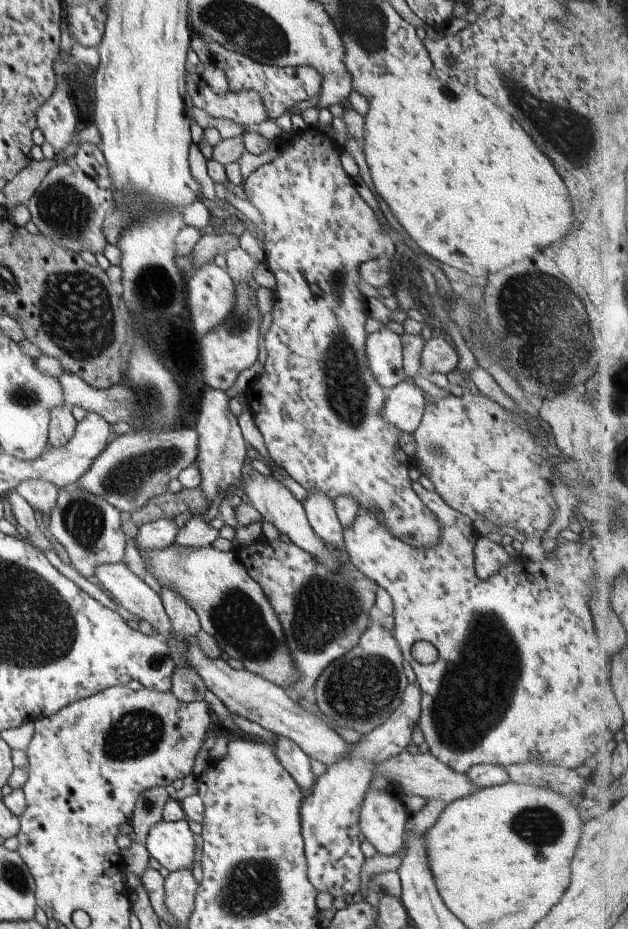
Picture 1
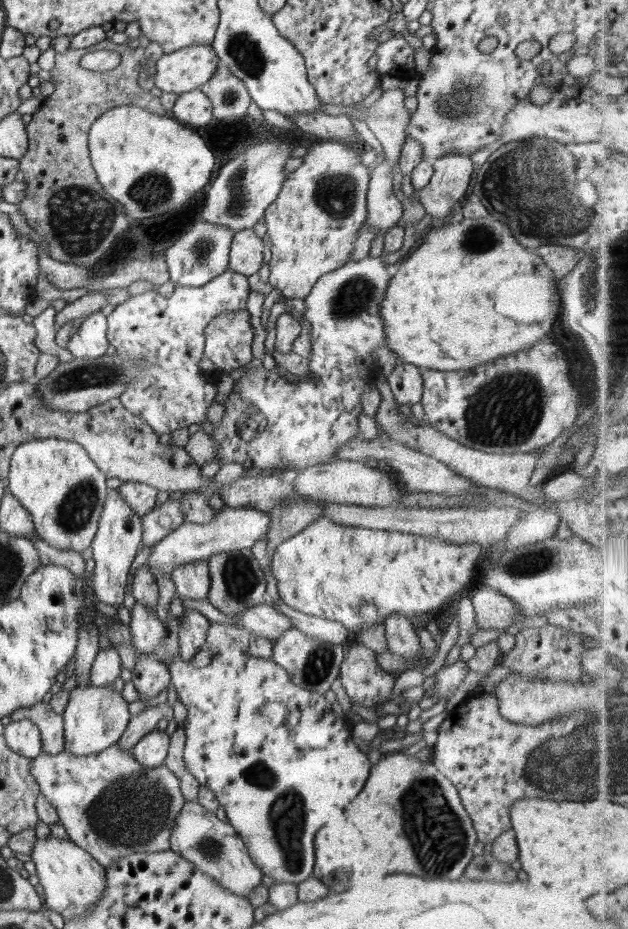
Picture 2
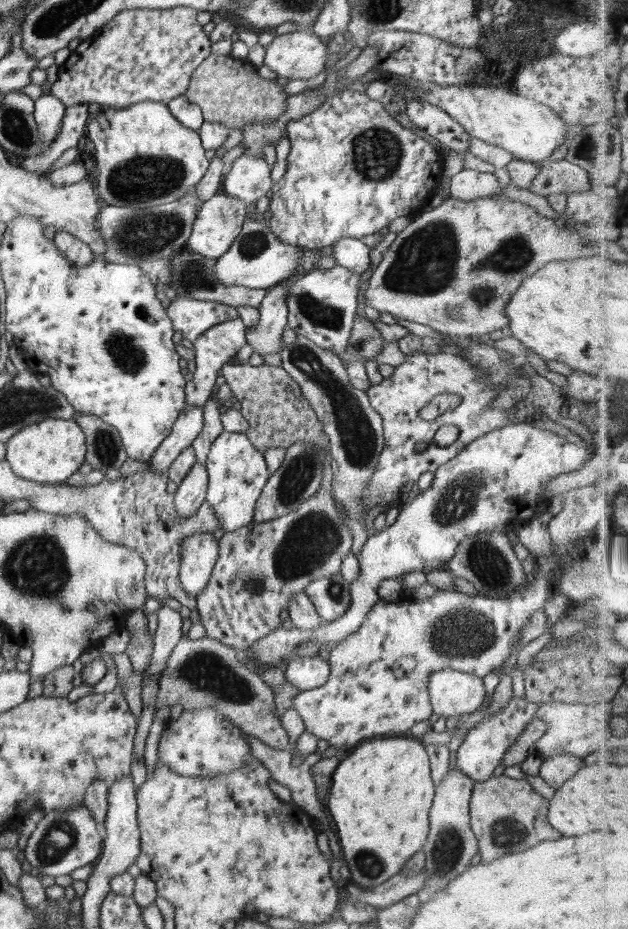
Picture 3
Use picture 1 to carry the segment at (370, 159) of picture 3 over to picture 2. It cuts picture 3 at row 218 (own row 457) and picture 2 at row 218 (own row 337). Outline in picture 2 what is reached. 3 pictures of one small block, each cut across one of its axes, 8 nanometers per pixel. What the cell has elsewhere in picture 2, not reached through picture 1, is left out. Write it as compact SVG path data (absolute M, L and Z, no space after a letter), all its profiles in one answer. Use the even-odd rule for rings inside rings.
M325 141L314 144L302 158L302 164L294 172L286 174L286 180L275 200L265 213L265 226L272 243L270 276L268 284L278 288L287 299L301 301L308 296L320 276L342 268L351 260L356 232L367 218L368 183L370 170L362 163L365 147Z

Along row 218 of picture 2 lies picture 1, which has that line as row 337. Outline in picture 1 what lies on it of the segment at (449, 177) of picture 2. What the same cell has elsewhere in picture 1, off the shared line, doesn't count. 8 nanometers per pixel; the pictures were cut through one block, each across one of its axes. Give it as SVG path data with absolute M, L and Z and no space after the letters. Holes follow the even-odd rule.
M437 330L434 336L425 342L420 355L423 368L422 376L429 376L432 372L440 372L449 376L457 370L458 355L448 335Z

